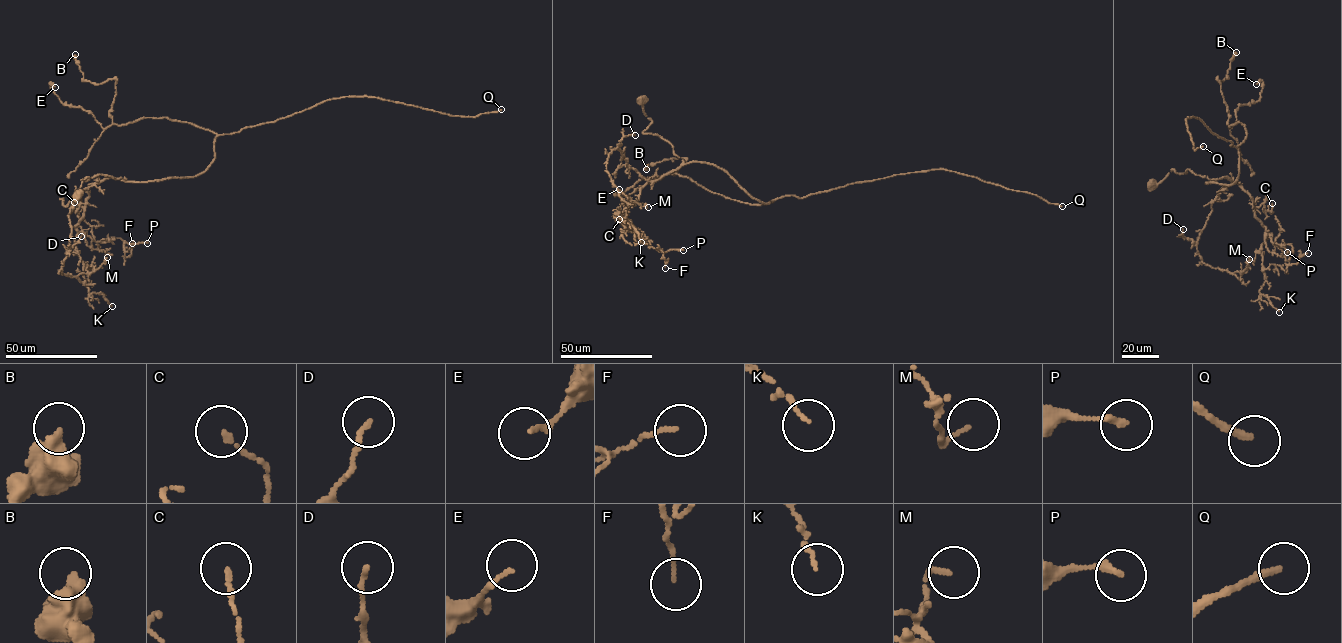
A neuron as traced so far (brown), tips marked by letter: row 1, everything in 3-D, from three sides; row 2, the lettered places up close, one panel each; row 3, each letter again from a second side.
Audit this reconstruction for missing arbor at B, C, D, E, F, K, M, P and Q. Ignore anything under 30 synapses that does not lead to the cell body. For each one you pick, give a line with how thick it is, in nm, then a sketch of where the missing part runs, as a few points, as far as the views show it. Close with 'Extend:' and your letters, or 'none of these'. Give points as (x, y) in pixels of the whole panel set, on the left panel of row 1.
Q: Thickness 220 nm
Extend: Q

